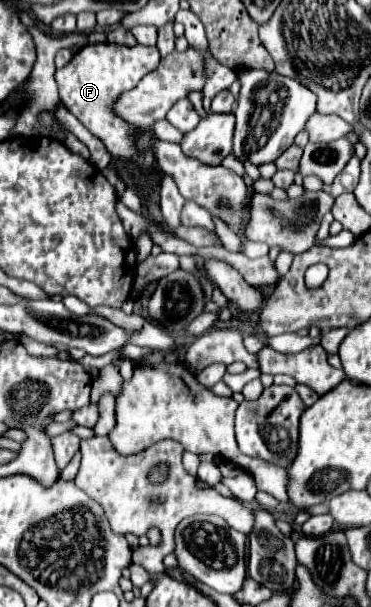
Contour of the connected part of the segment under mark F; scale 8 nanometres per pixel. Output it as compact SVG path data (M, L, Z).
M87 44L83 46L67 66L59 68L55 72L55 80L59 84L59 98L61 102L65 102L65 108L69 108L83 126L87 126L87 130L97 136L107 152L111 156L119 156L119 158L133 158L137 160L141 166L151 166L153 158L151 154L147 154L145 158L137 158L135 150L133 150L133 140L135 140L135 128L129 126L127 122L123 122L121 118L117 118L109 108L113 104L113 100L125 92L131 90L133 86L137 86L137 82L153 72L159 66L159 50L157 46L119 46L119 44Z

